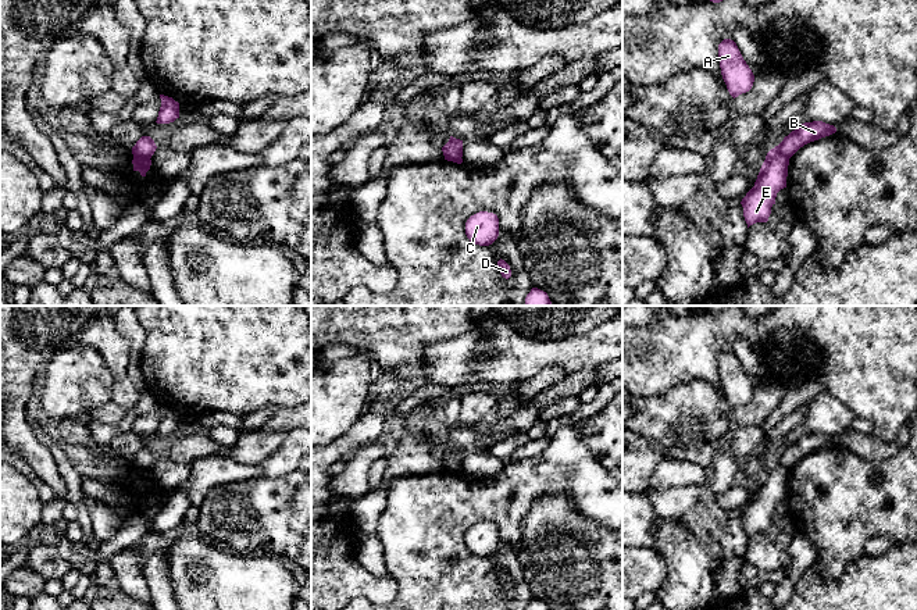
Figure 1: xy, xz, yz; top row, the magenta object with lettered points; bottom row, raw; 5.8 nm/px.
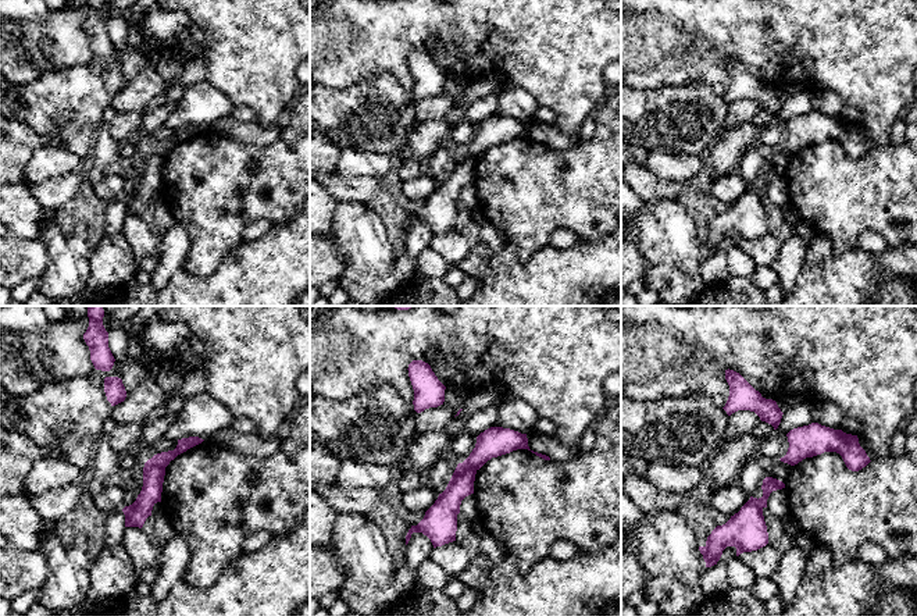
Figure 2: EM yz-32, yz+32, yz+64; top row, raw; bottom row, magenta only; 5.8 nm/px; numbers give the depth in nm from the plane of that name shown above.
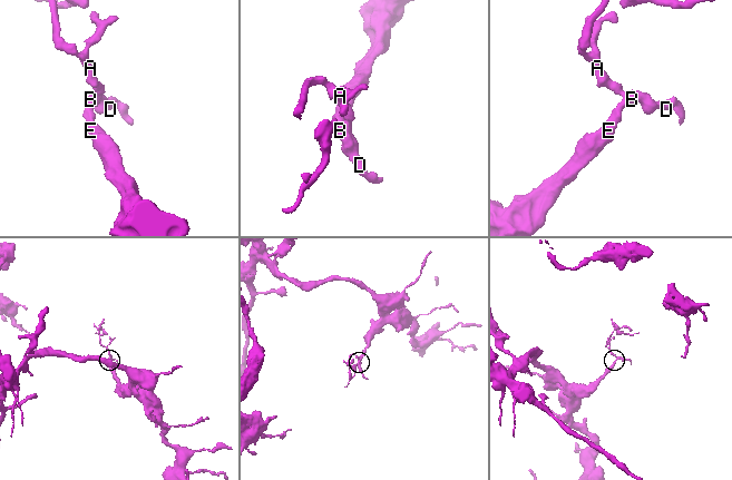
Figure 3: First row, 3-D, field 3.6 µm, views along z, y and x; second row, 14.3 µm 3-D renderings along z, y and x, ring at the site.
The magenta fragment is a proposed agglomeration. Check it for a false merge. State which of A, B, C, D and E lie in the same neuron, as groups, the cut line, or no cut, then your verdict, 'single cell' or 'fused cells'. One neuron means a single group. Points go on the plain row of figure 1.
groups A B C D / E; cut xy (134, 466), (149, 470); fused cells

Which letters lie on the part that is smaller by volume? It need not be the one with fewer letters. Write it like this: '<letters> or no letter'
A, B, C, D

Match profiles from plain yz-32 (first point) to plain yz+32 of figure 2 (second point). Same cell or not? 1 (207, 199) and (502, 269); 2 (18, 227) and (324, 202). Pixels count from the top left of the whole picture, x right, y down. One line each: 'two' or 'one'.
1: two
2: one

